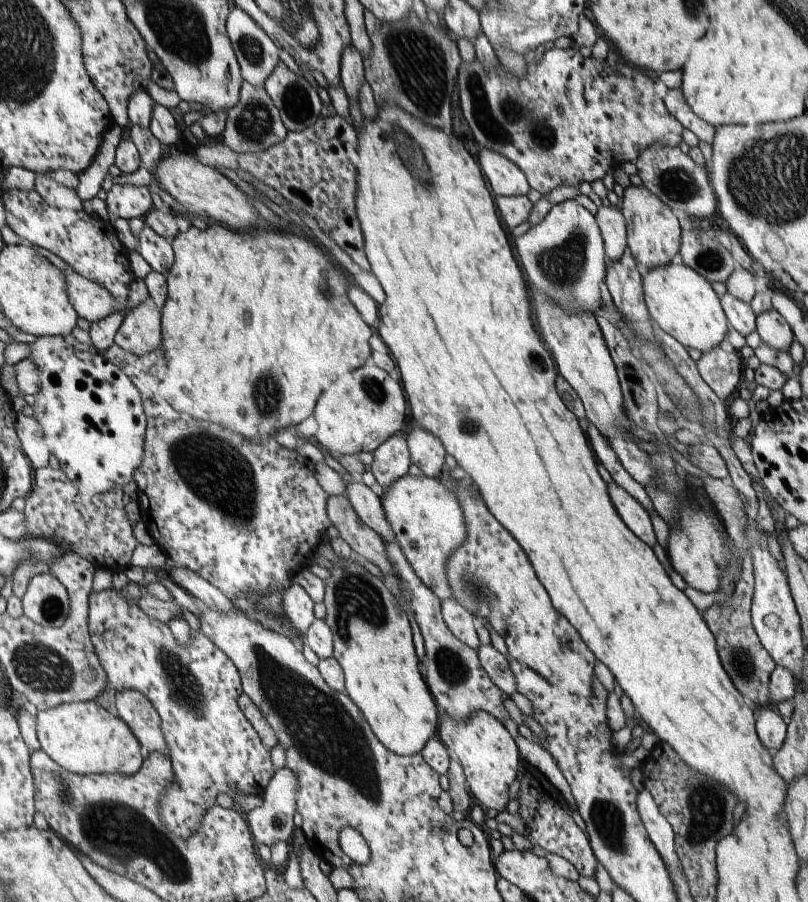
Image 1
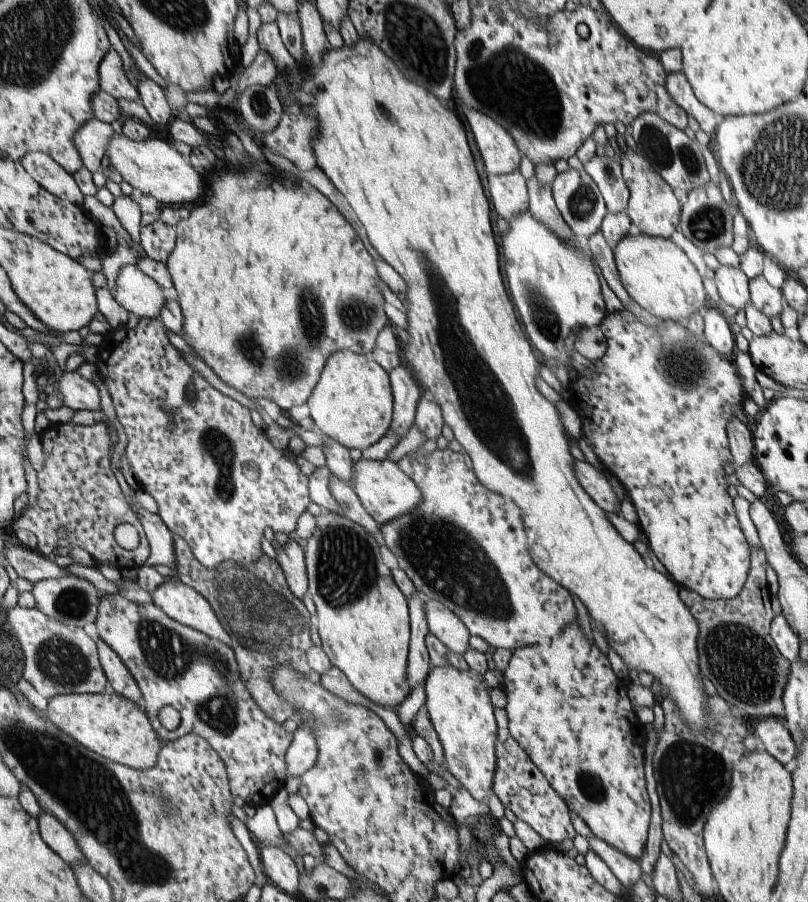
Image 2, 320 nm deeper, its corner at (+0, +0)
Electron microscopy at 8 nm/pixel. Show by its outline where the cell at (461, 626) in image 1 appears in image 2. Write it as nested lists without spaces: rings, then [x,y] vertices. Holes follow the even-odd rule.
[[[426,598],[424,610],[430,633],[434,634],[448,650],[464,655],[469,650],[471,636],[464,622],[442,602],[433,599]]]

